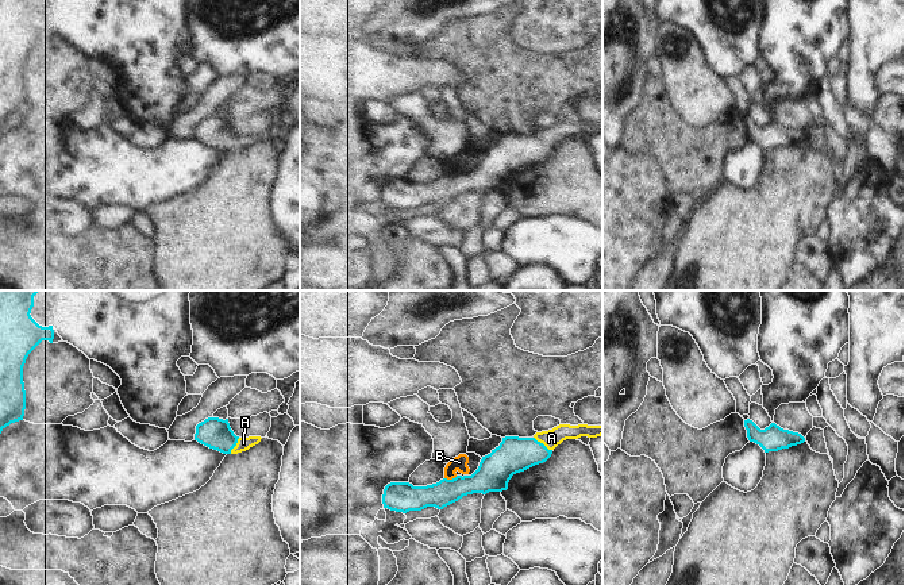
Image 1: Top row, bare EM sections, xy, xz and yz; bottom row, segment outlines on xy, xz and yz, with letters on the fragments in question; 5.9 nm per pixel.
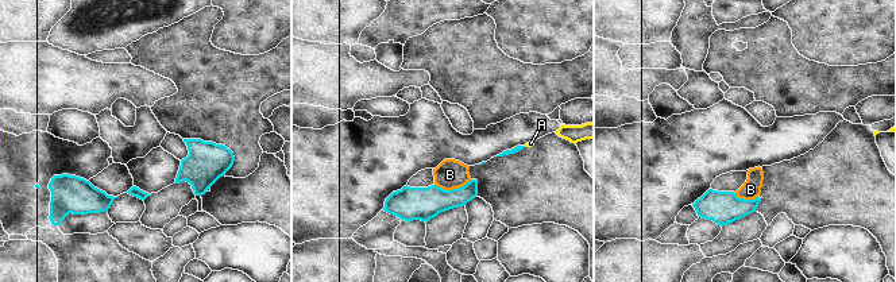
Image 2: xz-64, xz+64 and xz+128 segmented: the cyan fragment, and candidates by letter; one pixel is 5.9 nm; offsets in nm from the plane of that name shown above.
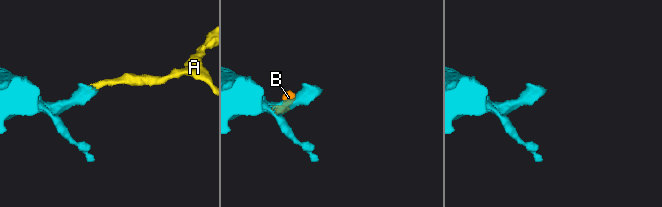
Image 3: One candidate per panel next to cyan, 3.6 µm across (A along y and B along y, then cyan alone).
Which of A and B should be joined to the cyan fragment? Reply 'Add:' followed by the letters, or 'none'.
Add: A

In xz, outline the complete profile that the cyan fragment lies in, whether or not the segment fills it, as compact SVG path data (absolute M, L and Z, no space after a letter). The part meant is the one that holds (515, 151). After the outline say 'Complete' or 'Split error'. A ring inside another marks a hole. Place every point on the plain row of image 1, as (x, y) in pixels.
M559 122L552 127L536 130L532 135L505 134L498 145L482 154L478 166L471 173L443 176L427 184L390 180L384 186L382 201L390 208L407 211L427 204L443 207L473 190L502 189L508 186L513 172L546 159L563 138L601 132L602 123Z. Split error.

